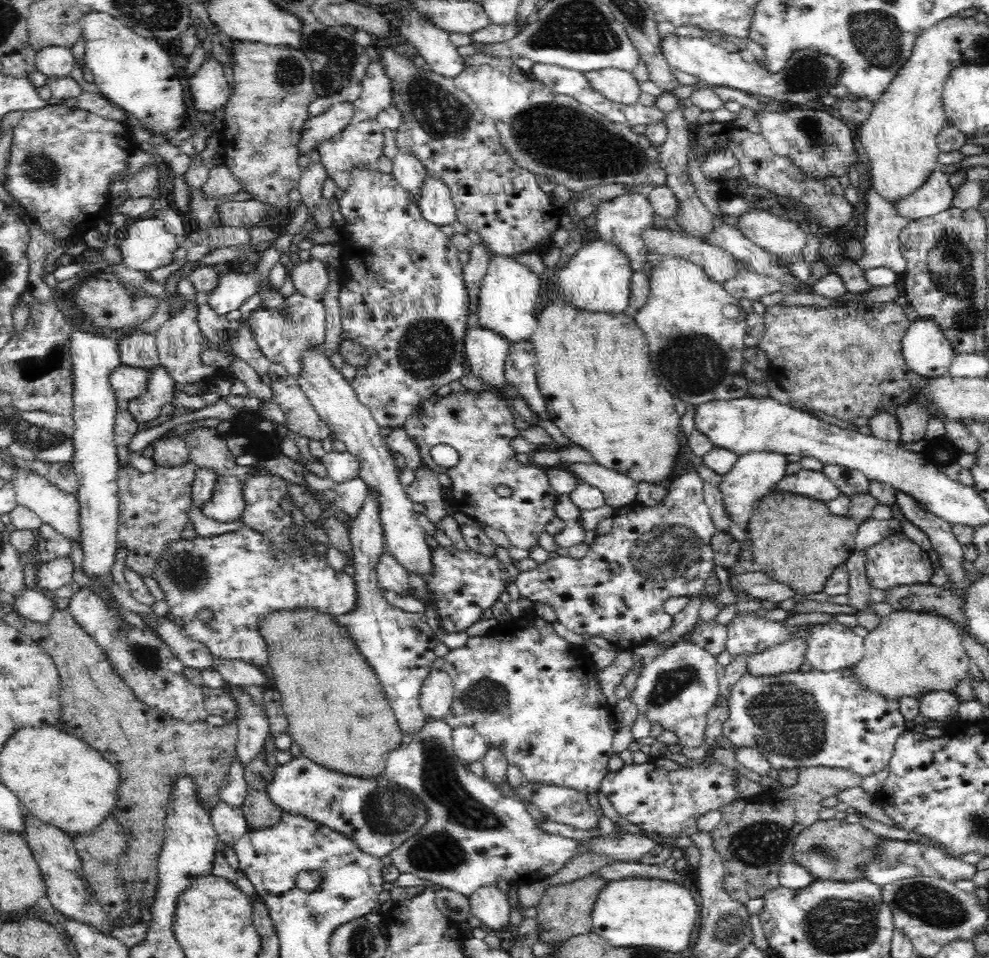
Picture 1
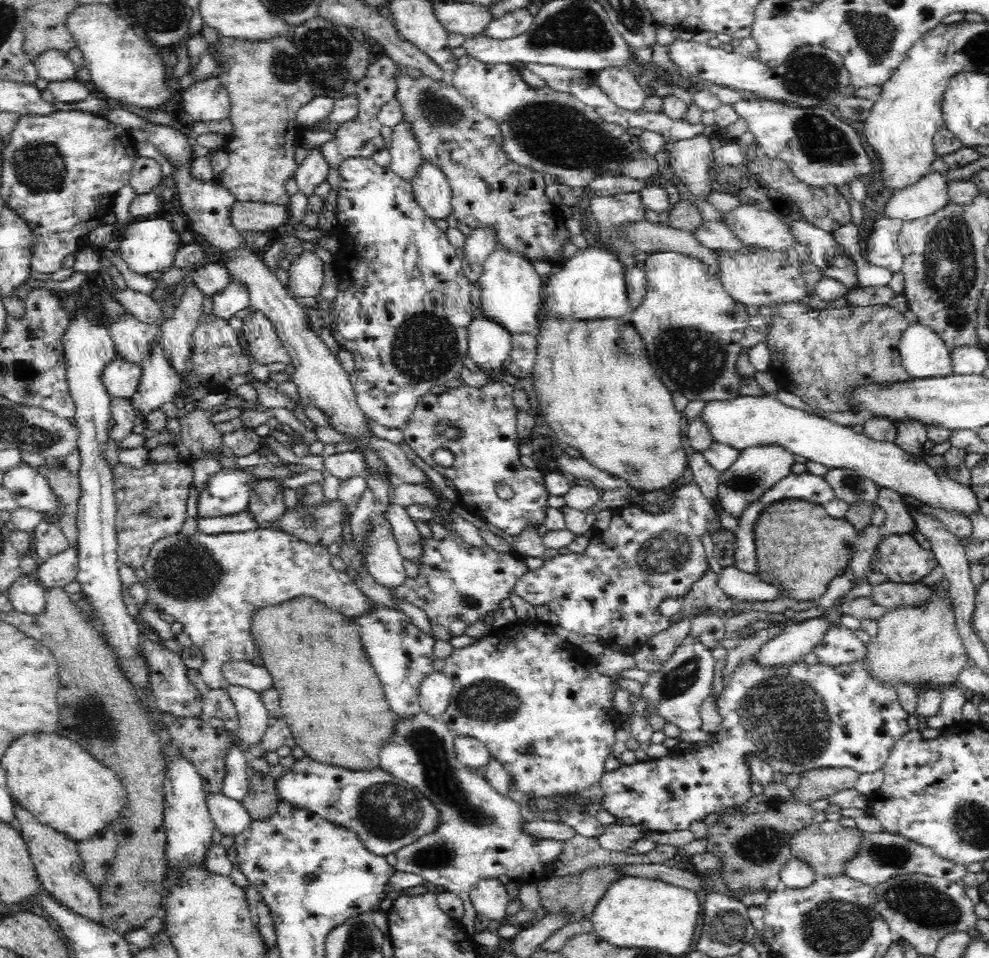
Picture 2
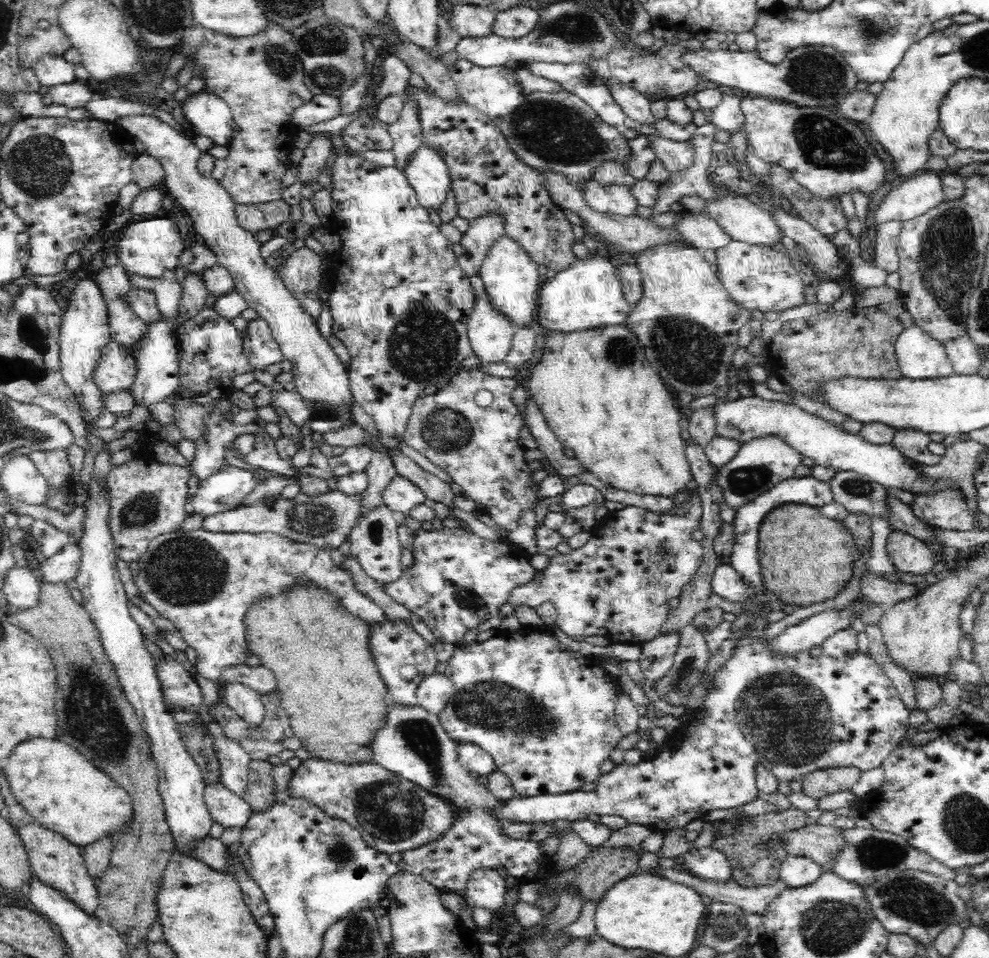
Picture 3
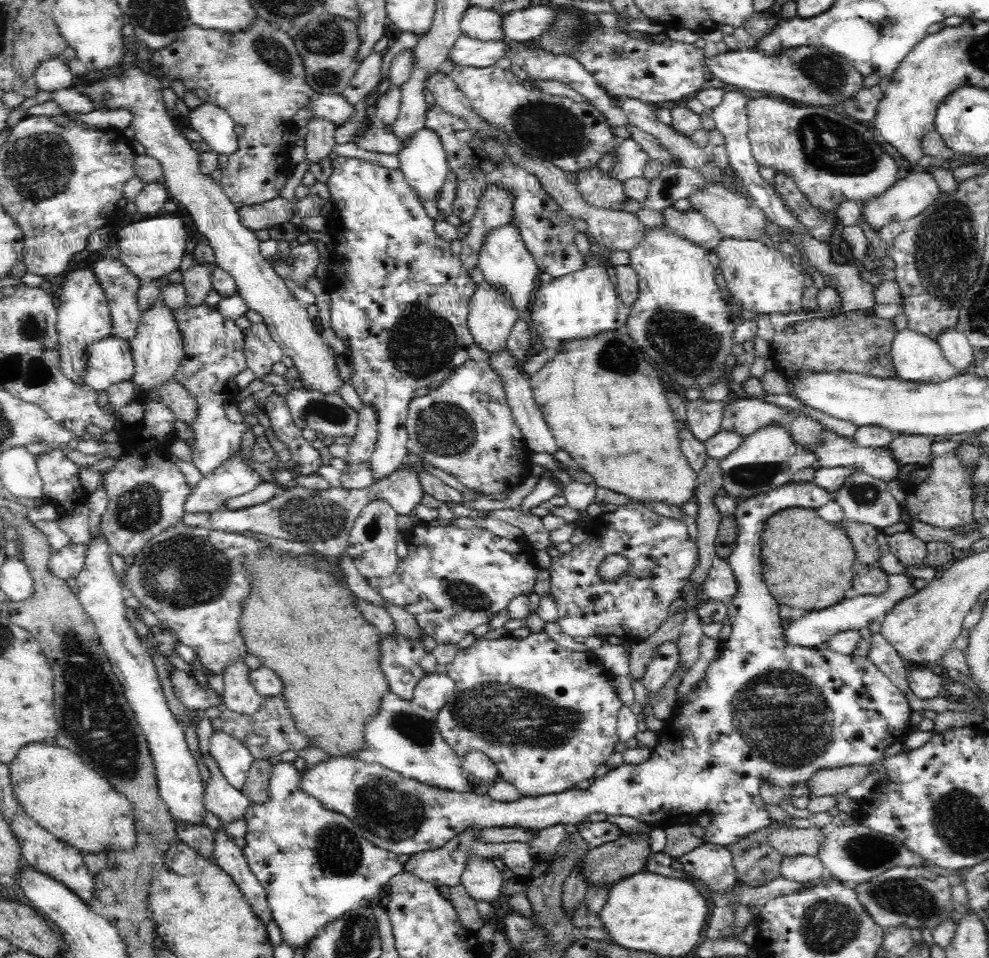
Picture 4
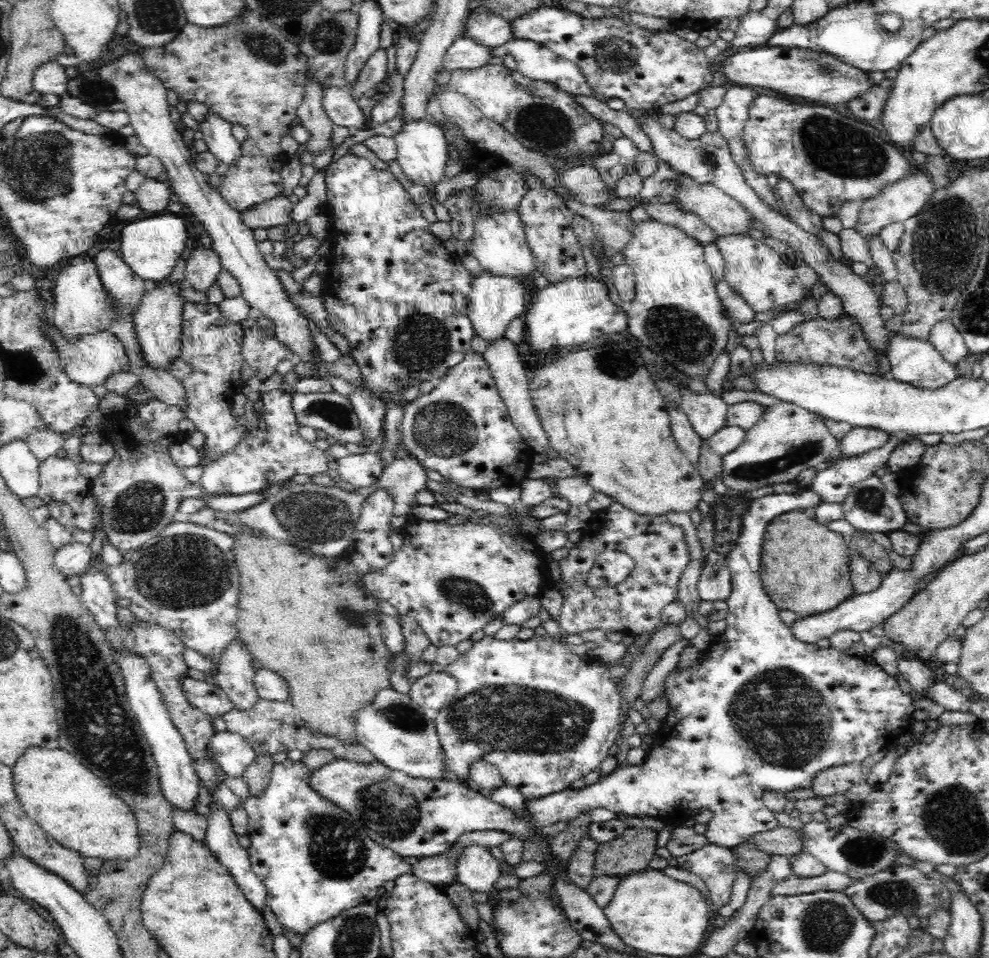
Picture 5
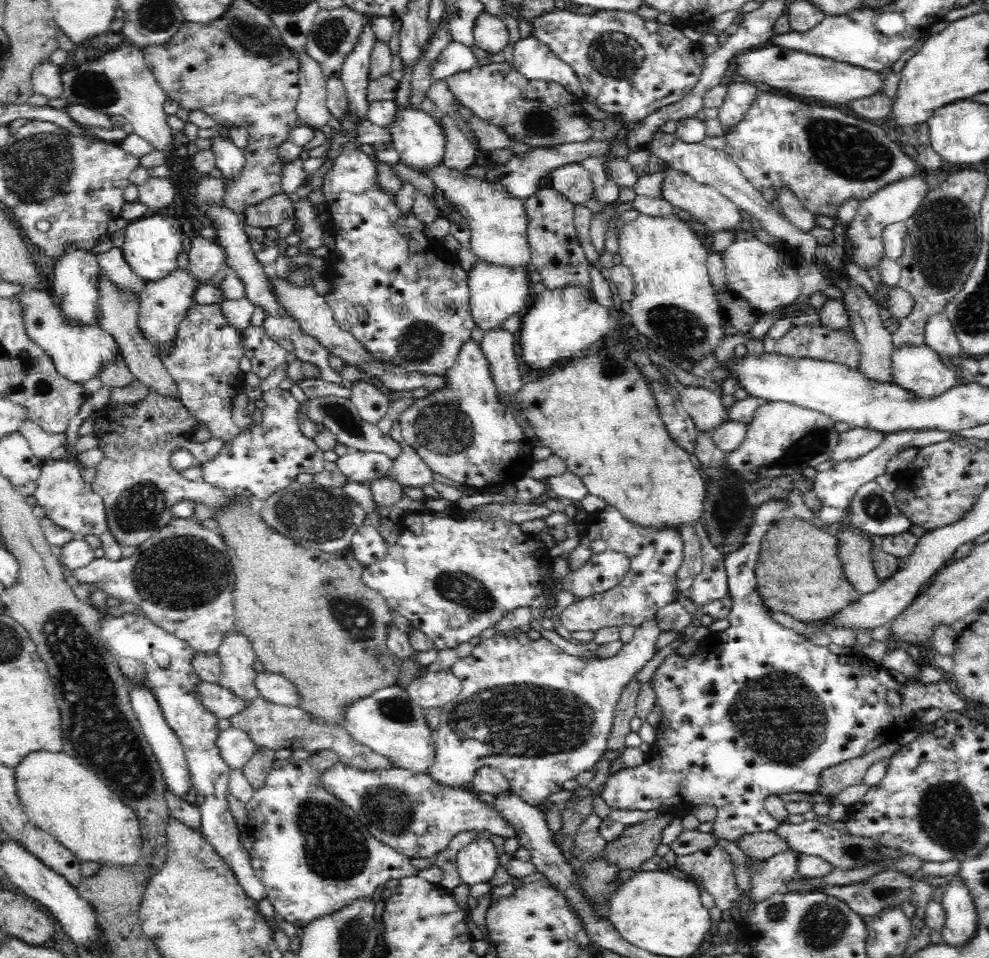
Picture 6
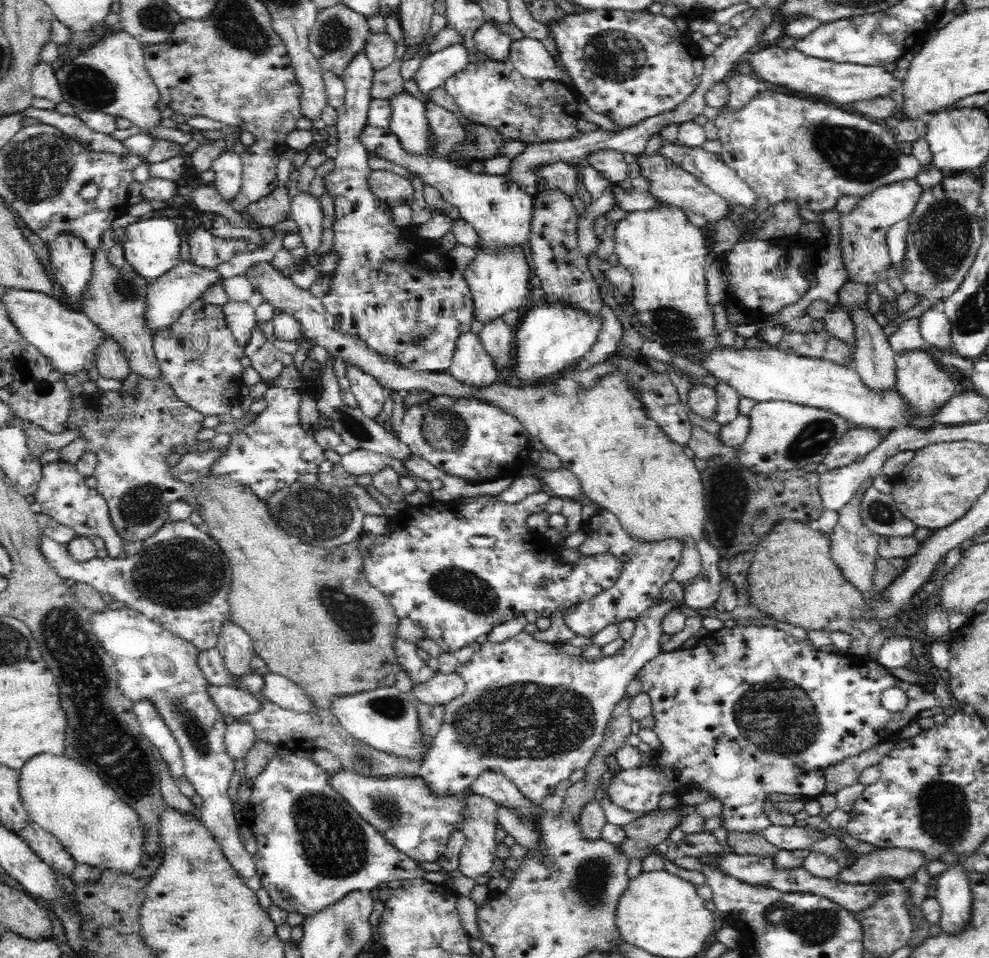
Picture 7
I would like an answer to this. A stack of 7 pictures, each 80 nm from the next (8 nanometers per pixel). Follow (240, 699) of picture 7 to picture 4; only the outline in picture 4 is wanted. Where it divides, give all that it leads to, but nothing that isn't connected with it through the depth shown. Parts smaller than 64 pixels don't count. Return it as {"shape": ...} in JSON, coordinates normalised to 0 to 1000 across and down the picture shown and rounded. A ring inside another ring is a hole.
{"shape":[[[178,698],[174,706],[177,725],[192,741],[210,741],[214,737],[225,735],[213,717],[207,719],[193,703]]]}

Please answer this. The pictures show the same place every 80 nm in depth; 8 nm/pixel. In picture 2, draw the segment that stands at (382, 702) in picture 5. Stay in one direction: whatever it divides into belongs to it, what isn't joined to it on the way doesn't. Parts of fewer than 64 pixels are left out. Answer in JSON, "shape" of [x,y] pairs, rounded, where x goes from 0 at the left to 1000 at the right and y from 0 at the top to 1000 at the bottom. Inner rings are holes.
{"shape":[[[423,742],[414,748],[400,746],[397,752],[397,763],[394,772],[390,772],[383,781],[384,802],[393,806],[398,812],[420,820],[431,830],[440,841],[447,847],[447,860],[439,870],[425,874],[417,881],[402,886],[400,891],[399,908],[415,912],[422,912],[440,926],[459,931],[469,941],[470,954],[466,958],[466,968],[472,971],[472,976],[479,977],[479,960],[481,952],[478,950],[475,932],[477,925],[487,915],[514,914],[517,919],[538,923],[554,915],[554,910],[561,905],[568,891],[569,877],[556,875],[542,875],[530,867],[532,855],[528,852],[525,839],[514,831],[502,827],[490,812],[485,812],[479,805],[468,799],[460,784],[460,768],[453,761],[453,757],[435,745]]]}

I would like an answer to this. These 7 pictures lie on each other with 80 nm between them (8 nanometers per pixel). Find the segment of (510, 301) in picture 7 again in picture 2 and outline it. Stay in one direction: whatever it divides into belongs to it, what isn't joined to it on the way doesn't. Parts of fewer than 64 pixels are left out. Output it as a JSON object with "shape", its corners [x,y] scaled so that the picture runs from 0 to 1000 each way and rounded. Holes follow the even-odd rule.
{"shape":[[[488,325],[472,340],[472,370],[488,388],[509,386],[509,378],[518,365],[518,352],[513,341]]]}

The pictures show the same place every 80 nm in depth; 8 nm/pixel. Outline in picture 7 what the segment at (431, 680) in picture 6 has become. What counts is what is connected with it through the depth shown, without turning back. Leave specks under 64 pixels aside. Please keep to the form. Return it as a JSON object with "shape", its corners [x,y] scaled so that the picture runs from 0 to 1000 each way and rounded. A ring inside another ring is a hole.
{"shape":[[[460,700],[456,703],[439,703],[431,712],[418,715],[416,727],[429,735],[441,737],[450,736],[469,724],[471,715],[469,709]]]}

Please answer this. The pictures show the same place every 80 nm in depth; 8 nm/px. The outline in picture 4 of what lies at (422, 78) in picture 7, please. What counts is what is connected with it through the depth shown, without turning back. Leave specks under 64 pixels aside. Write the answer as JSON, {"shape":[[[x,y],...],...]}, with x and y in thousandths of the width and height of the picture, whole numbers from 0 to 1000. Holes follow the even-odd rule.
{"shape":[[[467,37],[456,51],[453,63],[459,68],[491,70],[501,68],[504,63],[512,58],[511,42],[487,44]]]}

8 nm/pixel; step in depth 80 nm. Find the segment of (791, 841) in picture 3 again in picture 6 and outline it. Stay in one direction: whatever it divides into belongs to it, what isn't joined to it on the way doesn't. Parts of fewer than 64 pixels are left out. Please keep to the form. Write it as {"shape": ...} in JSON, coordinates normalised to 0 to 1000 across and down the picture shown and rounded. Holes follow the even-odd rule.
{"shape":[[[785,867],[755,871],[743,879],[754,894],[768,899],[801,887],[797,879],[789,874]]]}

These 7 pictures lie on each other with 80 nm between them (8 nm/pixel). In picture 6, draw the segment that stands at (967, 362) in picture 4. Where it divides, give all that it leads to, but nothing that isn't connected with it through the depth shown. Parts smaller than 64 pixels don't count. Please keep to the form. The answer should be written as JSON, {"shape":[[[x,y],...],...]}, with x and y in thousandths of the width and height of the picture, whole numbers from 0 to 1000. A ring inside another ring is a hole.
{"shape":[[[942,328],[938,330],[934,340],[934,359],[946,366],[952,374],[971,372],[972,361],[968,357],[964,338],[958,328]]]}

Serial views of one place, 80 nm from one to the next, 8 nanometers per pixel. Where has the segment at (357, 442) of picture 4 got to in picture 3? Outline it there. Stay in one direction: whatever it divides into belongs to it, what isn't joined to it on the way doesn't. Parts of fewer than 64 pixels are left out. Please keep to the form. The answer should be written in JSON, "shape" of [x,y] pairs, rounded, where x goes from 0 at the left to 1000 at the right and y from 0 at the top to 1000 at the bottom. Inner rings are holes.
{"shape":[[[373,461],[366,463],[366,466],[350,467],[348,474],[333,479],[332,486],[338,492],[340,498],[369,493],[377,478],[377,474]]]}

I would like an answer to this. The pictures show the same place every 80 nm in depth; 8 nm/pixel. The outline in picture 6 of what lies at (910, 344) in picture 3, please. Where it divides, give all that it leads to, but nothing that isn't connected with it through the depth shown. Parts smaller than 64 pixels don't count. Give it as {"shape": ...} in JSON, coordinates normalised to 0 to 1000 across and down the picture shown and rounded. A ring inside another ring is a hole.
{"shape":[[[936,359],[922,361],[914,360],[912,363],[905,363],[901,374],[902,397],[915,409],[925,413],[927,418],[944,418],[952,413],[958,407],[967,402],[965,386],[961,386],[950,375],[950,371]]]}

